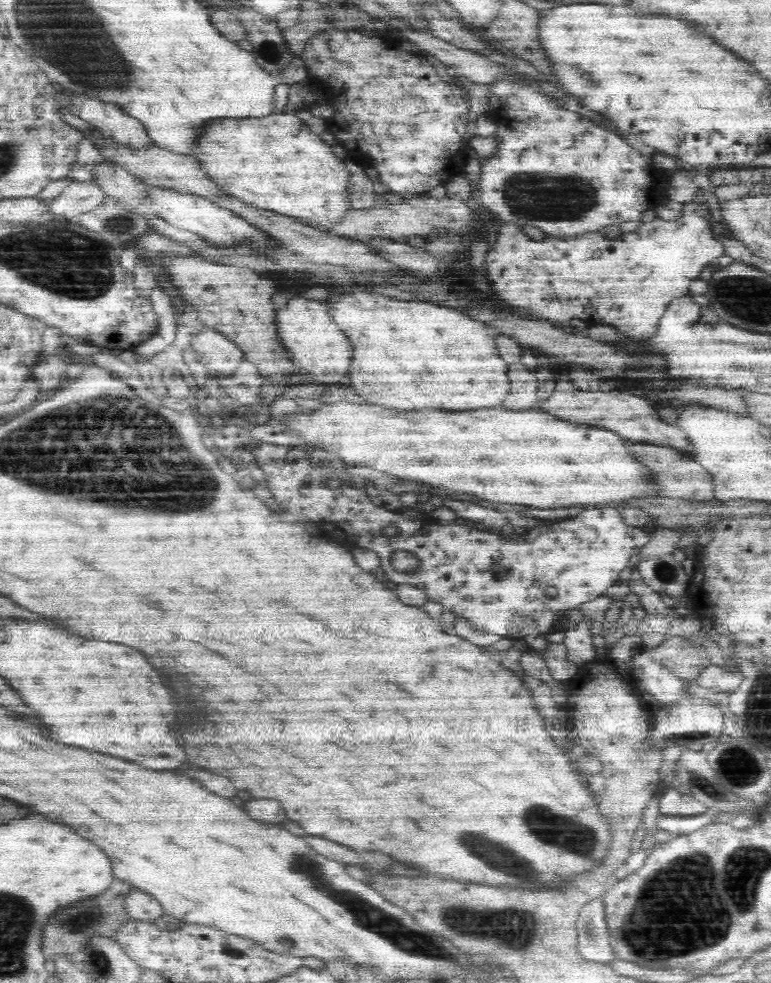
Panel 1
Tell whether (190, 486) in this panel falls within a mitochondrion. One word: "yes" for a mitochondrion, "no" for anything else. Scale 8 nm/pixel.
yes

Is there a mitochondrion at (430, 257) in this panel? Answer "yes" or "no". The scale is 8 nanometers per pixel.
no

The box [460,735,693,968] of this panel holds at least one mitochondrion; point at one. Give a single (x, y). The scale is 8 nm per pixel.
(544, 820)

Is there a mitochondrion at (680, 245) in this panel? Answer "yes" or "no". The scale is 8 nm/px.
no

